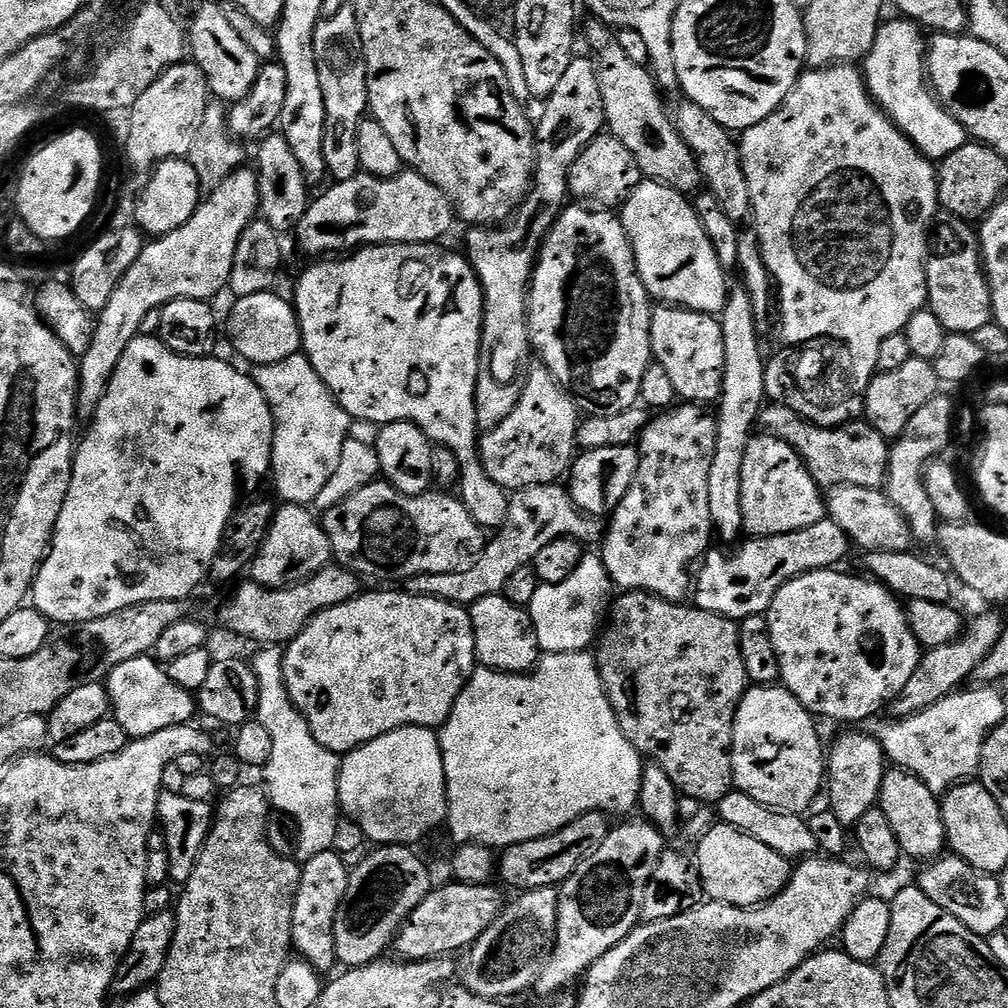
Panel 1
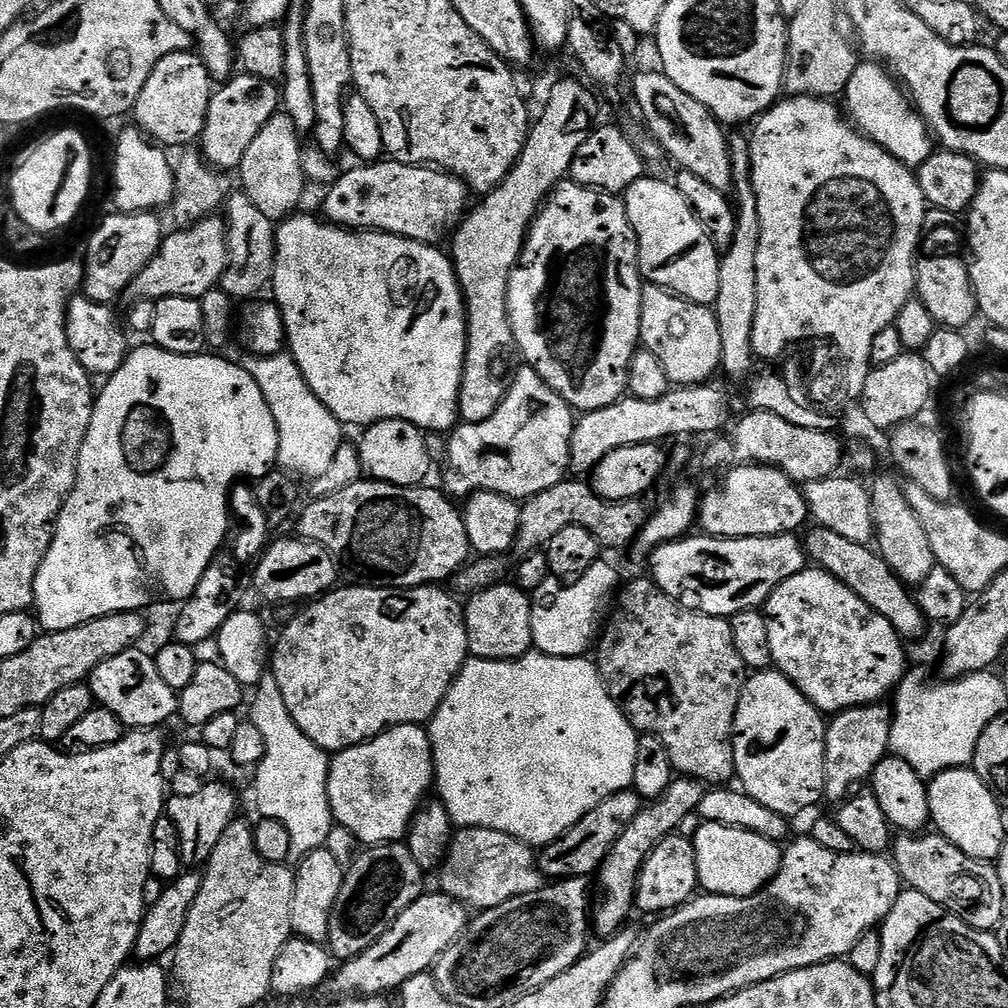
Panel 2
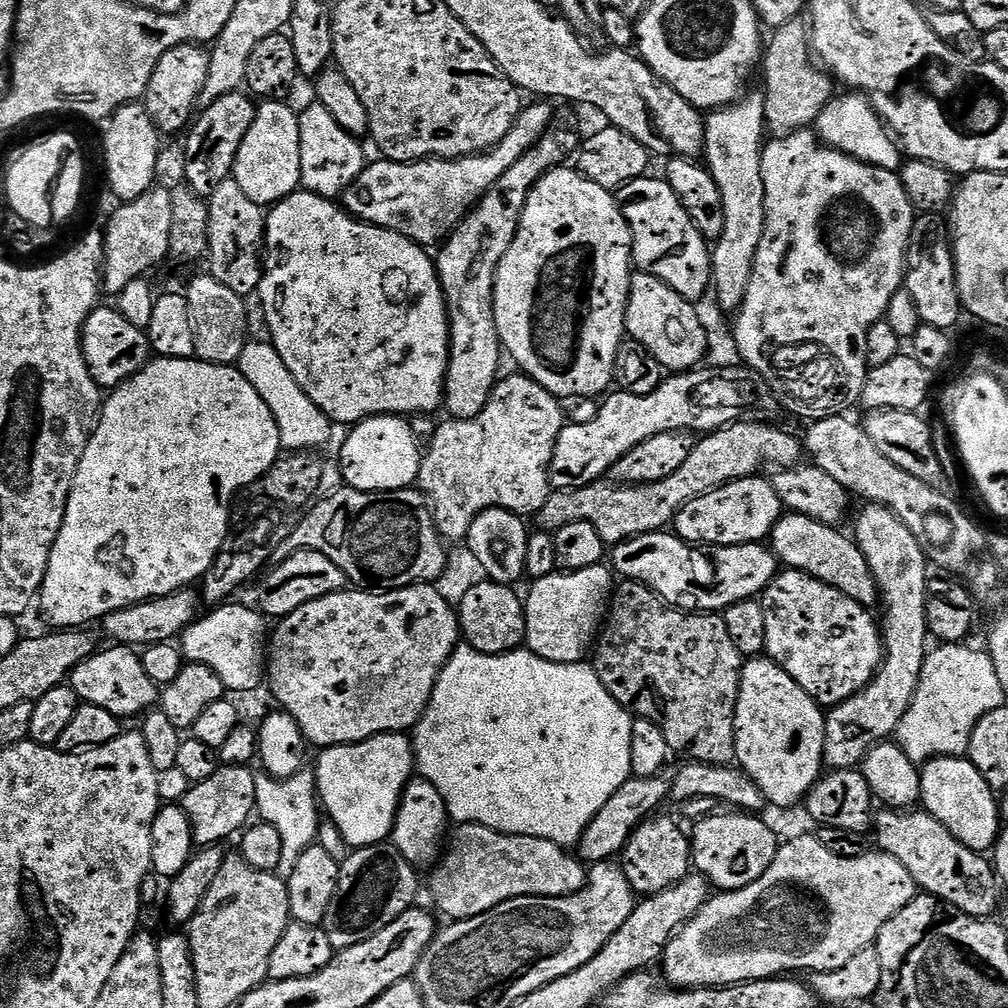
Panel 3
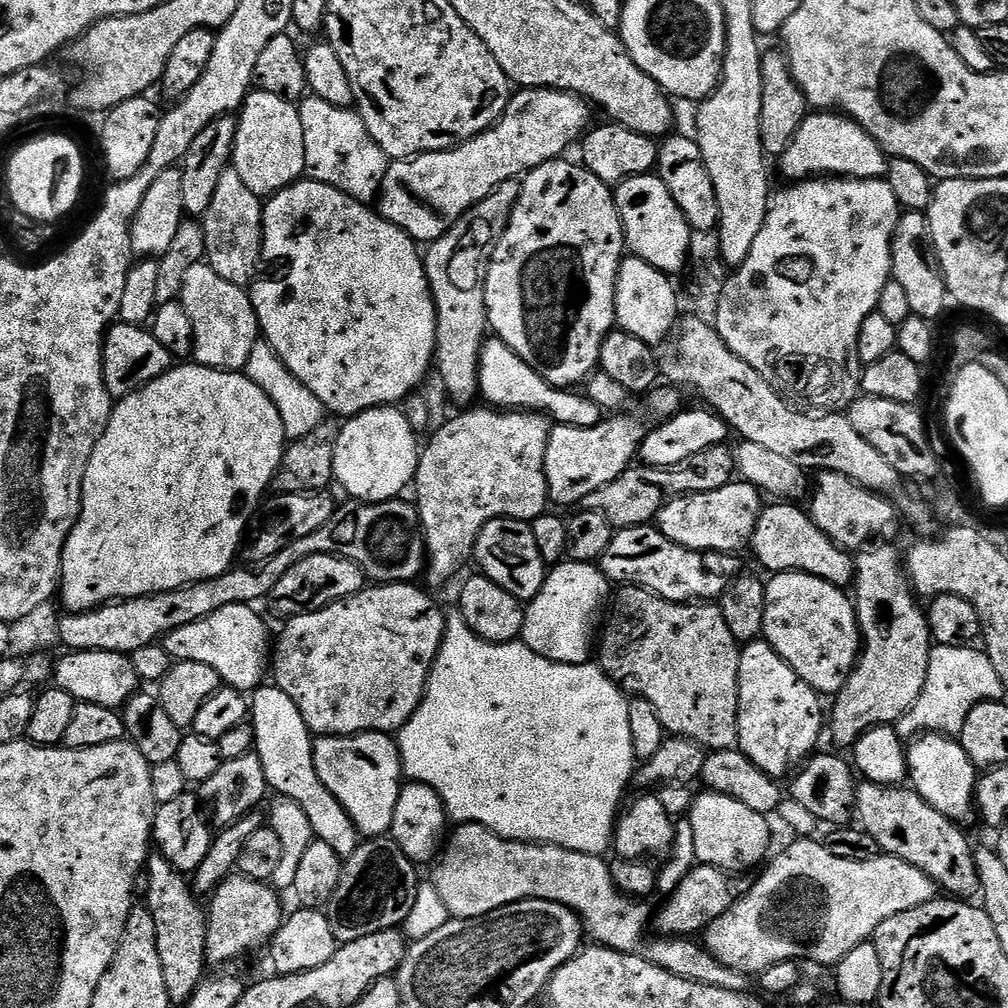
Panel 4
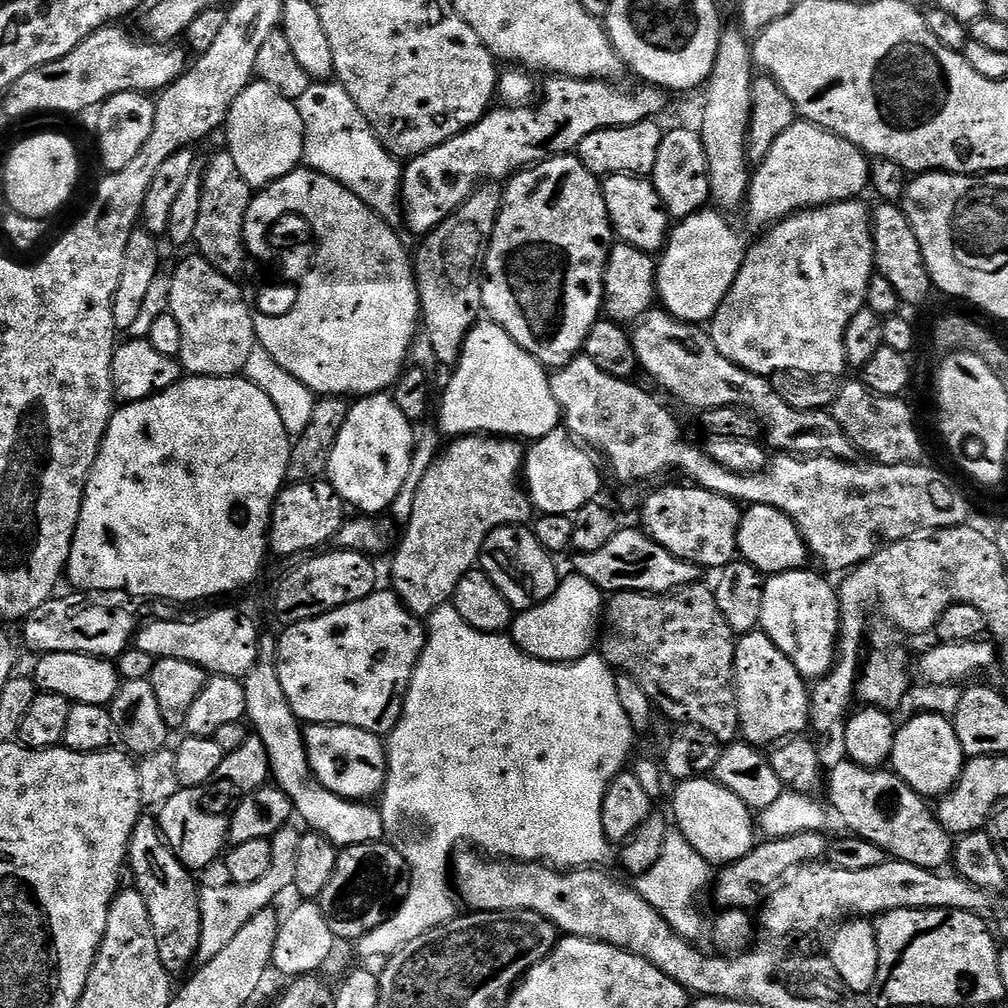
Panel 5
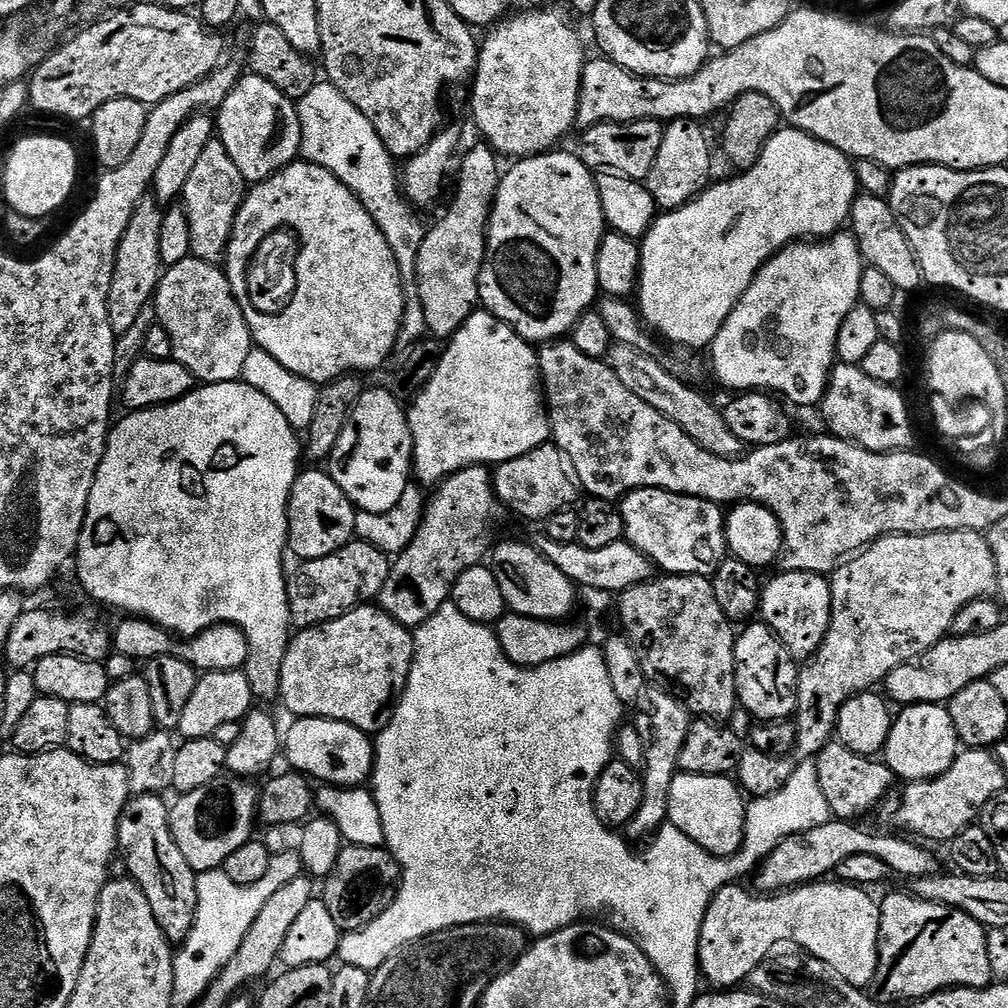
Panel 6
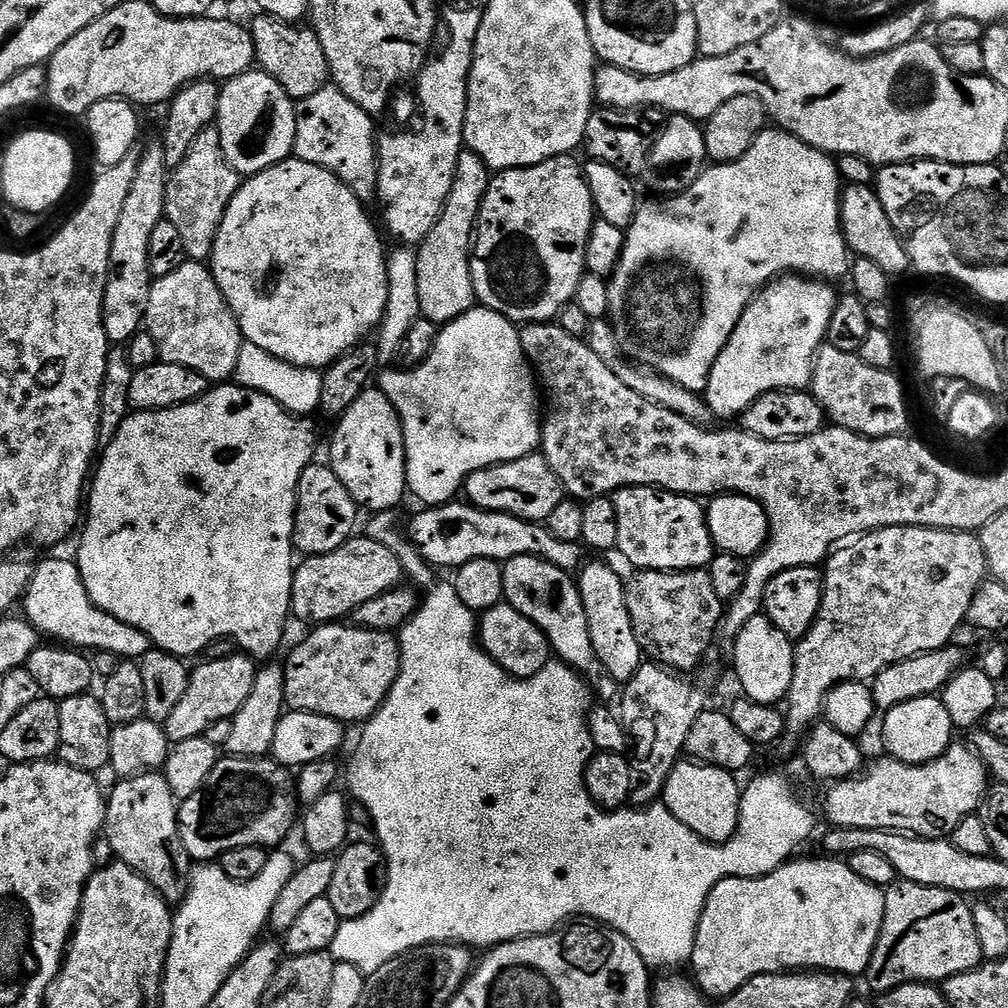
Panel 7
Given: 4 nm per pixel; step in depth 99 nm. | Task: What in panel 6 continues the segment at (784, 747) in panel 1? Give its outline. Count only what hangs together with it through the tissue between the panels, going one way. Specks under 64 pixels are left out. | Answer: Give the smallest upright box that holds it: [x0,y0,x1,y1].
[736,622,798,721]

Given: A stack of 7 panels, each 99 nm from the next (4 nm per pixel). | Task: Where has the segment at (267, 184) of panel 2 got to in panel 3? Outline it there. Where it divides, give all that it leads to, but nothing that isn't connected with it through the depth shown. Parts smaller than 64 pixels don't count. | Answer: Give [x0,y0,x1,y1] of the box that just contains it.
[231,100,302,206]

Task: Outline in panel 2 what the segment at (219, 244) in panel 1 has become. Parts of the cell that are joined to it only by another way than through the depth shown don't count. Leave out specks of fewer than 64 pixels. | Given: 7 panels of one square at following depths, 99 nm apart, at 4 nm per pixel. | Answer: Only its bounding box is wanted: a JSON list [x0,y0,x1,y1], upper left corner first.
[132,215,228,301]

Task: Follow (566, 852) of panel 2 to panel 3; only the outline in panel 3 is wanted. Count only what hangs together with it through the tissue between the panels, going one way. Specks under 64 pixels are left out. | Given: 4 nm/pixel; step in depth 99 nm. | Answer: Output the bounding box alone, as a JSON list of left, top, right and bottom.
[578,770,673,866]

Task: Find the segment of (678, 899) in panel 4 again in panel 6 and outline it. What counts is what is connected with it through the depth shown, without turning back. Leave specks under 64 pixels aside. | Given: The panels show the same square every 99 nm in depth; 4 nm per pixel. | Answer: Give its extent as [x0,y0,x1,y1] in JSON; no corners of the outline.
[754,818,941,894]

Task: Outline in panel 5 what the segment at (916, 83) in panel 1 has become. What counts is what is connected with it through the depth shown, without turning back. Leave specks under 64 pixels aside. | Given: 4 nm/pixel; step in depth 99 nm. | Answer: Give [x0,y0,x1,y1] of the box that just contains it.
[746,119,870,224]

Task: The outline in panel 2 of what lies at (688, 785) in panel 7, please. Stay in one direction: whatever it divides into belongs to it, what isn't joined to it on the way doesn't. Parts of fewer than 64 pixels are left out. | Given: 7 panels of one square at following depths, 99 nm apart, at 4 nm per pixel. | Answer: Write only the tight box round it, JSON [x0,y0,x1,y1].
[694,824,782,896]

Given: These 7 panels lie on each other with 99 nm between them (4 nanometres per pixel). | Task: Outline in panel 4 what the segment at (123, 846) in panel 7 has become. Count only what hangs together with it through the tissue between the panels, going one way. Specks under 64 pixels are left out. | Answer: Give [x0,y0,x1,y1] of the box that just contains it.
[146,854,208,1006]

